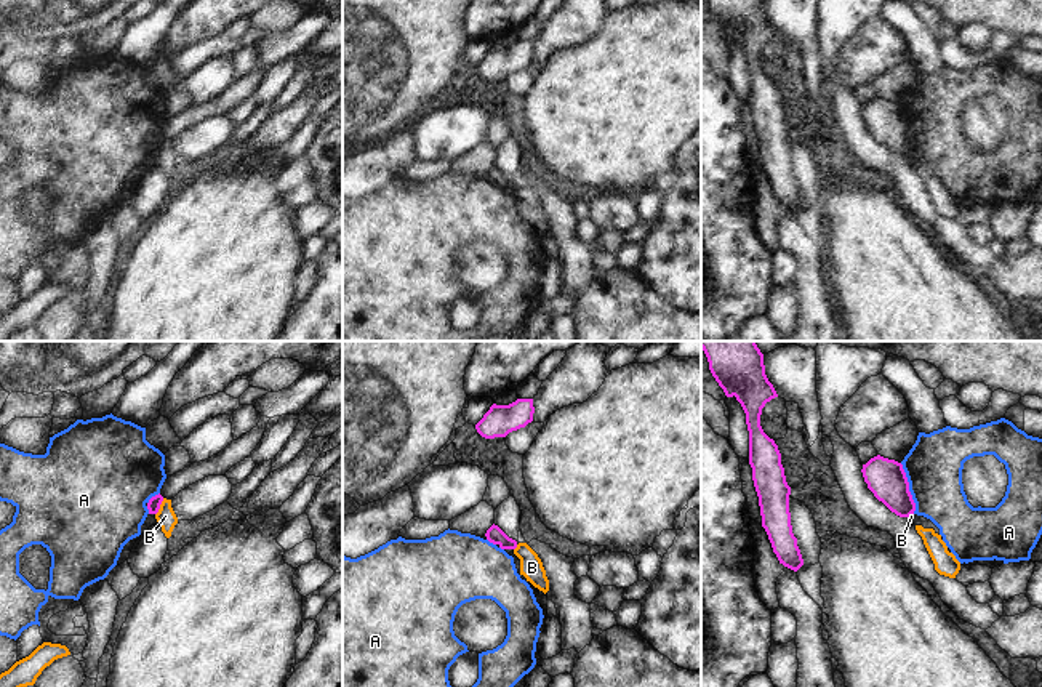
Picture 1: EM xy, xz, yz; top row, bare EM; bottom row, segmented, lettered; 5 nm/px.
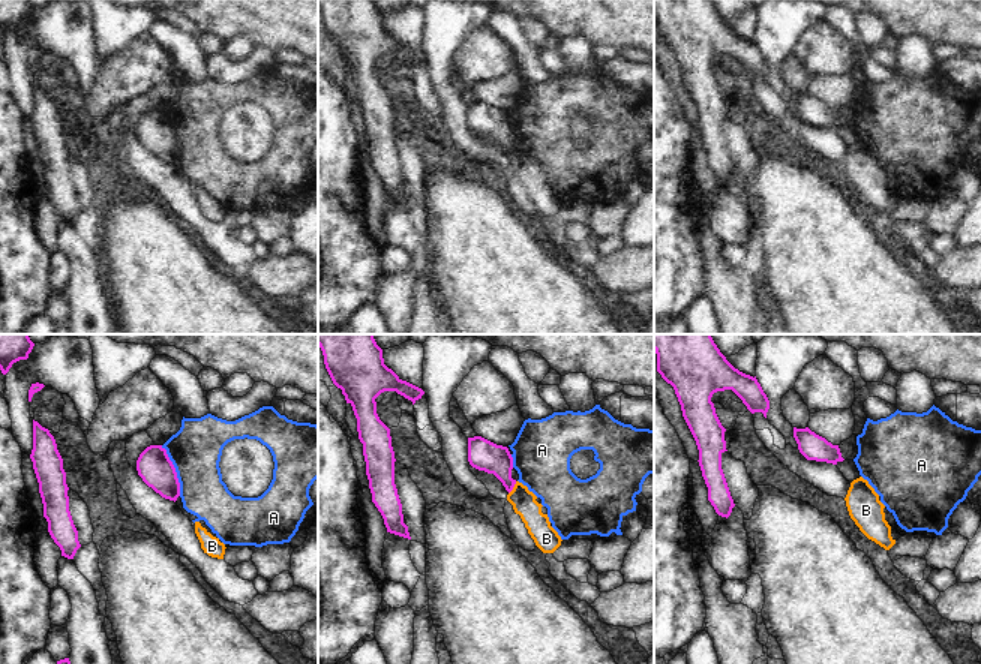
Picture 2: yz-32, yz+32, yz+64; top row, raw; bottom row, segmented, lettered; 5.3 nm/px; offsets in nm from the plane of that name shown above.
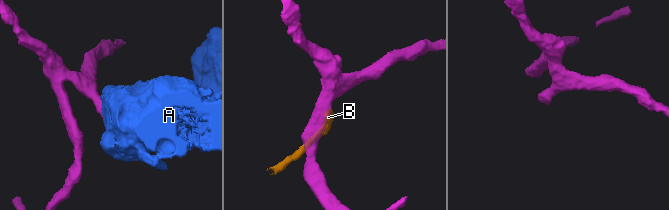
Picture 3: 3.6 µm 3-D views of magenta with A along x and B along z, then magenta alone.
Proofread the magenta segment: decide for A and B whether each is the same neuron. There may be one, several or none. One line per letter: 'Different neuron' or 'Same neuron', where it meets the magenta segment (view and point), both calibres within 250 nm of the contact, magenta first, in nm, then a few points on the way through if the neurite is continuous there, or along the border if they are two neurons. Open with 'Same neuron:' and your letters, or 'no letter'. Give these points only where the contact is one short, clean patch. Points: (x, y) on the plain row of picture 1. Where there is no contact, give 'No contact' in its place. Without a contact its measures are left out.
Same neuron: no letter
A: Different neuron. Touches magenta at yz (908, 130). Thickness 190 nm (magenta) against 280 nm. Boundary: yz (900, 104), (914, 144), (914, 154)
B: Different neuron. Touches magenta at xy (159, 148). Thickness 70 nm (magenta) against 90 nm. Boundary: xy (164, 140), (156, 156).

